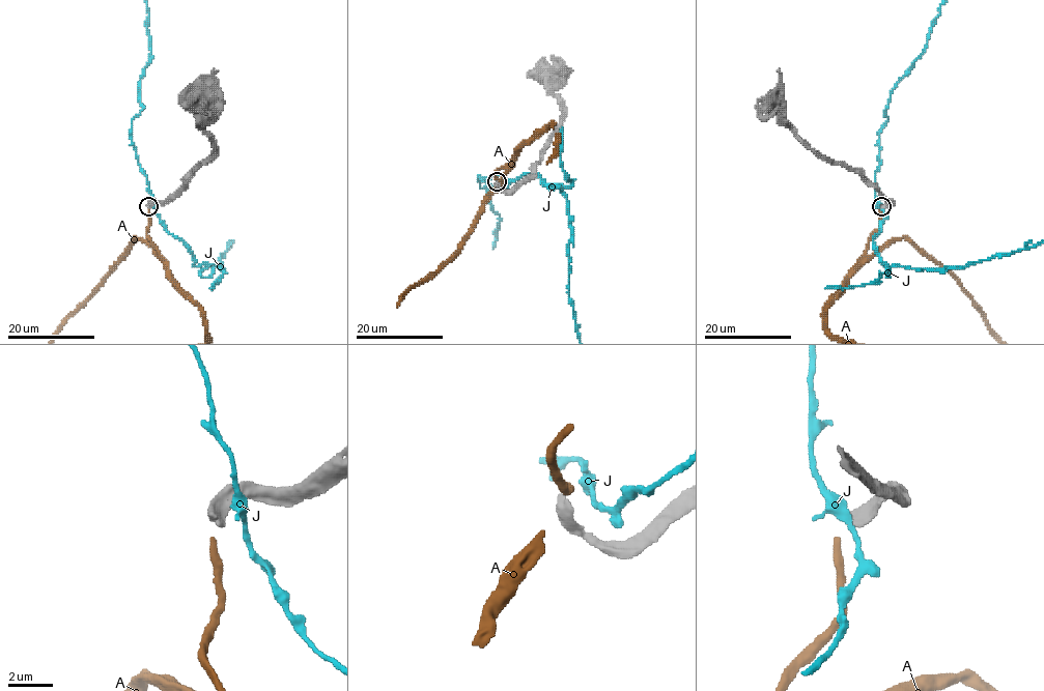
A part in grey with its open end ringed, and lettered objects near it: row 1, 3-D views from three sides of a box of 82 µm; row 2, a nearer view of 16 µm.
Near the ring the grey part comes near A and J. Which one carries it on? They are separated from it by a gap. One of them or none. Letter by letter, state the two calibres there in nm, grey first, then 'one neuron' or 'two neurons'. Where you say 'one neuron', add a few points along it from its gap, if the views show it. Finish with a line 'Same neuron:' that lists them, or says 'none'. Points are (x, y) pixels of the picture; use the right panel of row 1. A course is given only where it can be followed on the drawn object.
A: 440/320 nm | two neurons
J: 440/360 nm | two neurons
Same neuron: none

